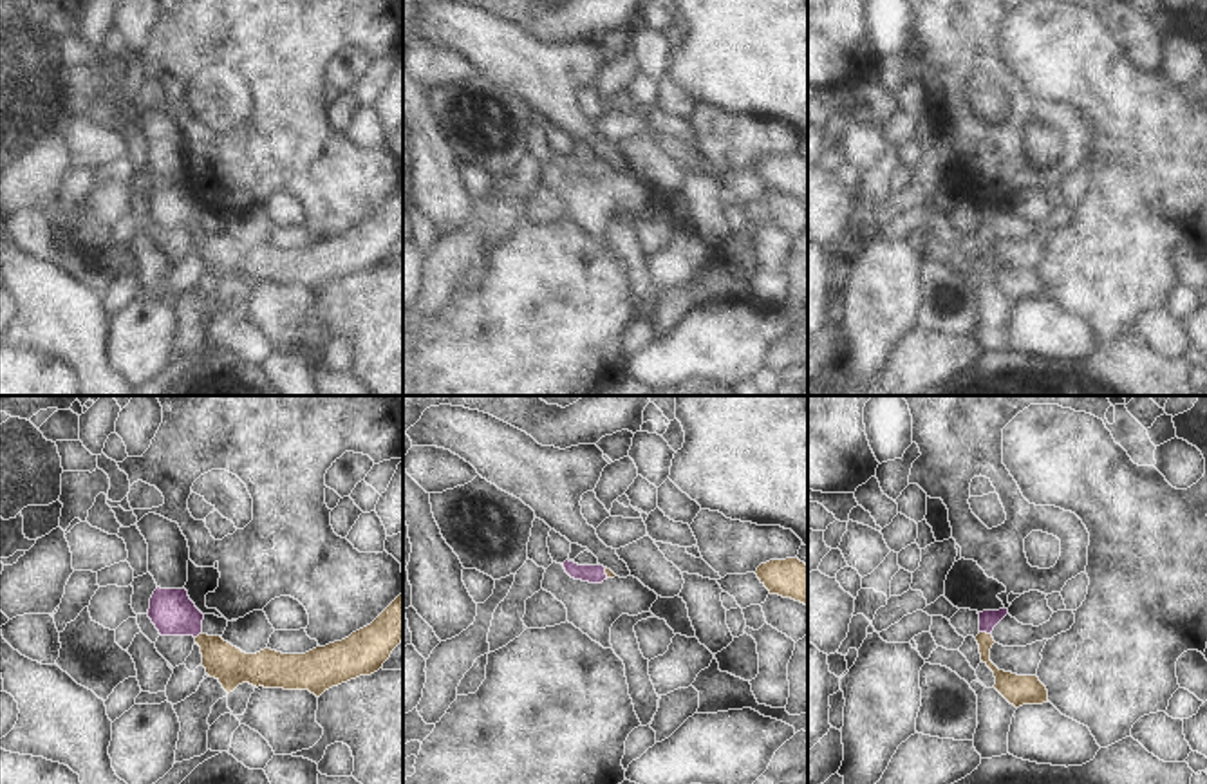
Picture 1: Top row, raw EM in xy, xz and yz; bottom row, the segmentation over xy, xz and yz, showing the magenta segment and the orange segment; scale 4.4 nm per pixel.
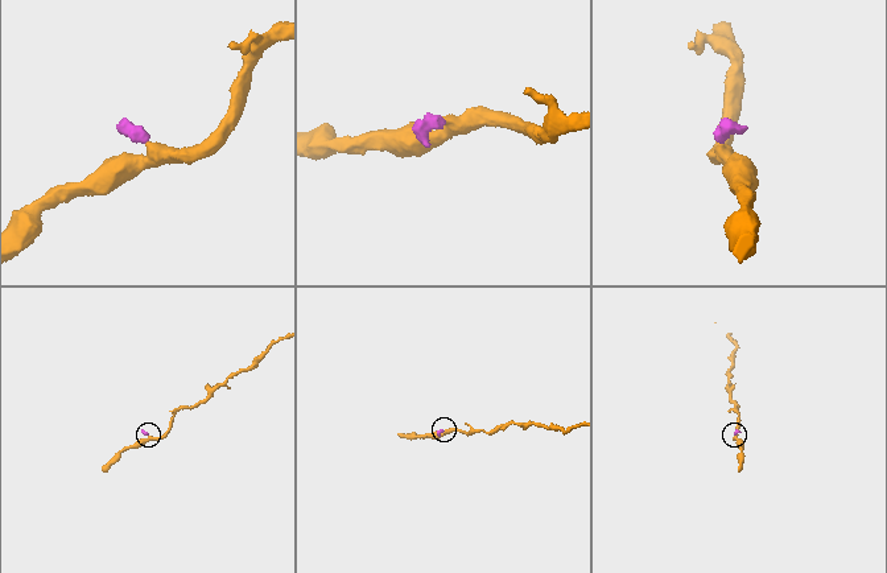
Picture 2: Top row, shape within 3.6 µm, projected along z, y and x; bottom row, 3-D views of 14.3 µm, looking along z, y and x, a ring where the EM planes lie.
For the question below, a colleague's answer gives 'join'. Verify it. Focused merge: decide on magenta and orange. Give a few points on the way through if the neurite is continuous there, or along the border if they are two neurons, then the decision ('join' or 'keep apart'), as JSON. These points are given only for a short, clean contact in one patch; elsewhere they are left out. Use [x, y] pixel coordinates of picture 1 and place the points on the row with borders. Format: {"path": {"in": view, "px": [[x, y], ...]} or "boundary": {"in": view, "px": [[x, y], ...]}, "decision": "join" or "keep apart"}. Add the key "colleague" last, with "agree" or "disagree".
{"path": {"in": "yz", "px": [[987, 618], [985, 631], [985, 658], [1005, 681]]}, "decision": "join", "colleague": "agree"}

